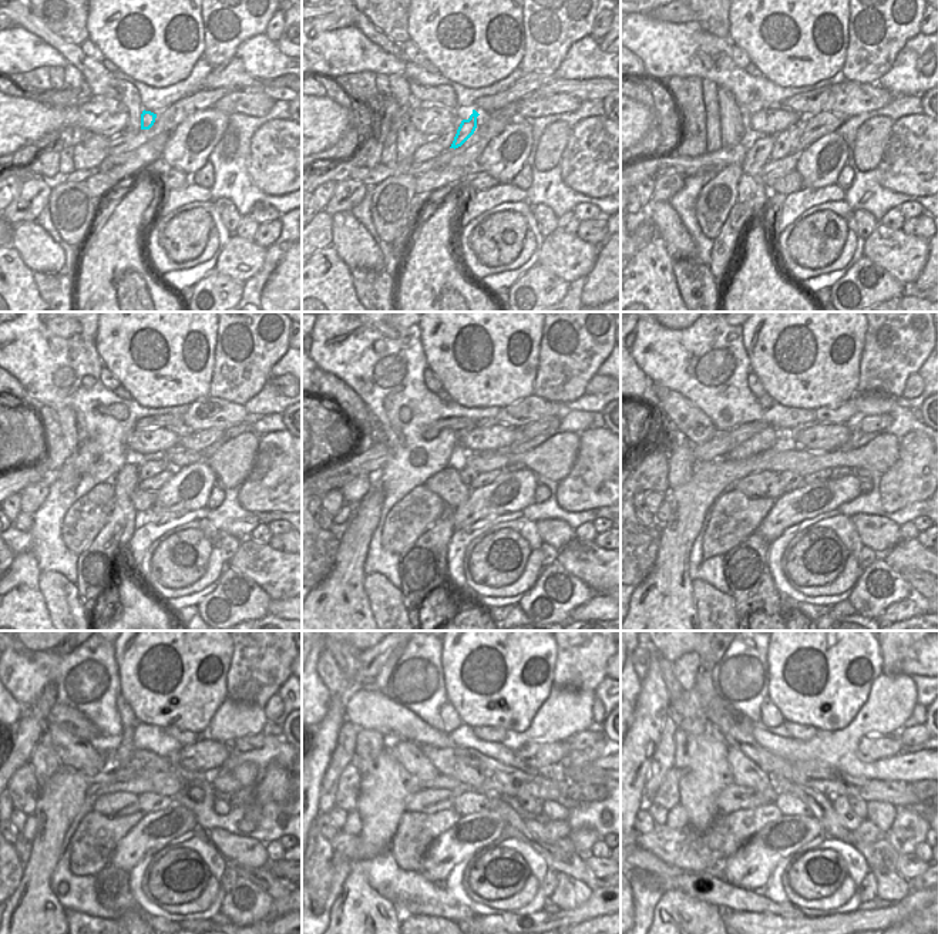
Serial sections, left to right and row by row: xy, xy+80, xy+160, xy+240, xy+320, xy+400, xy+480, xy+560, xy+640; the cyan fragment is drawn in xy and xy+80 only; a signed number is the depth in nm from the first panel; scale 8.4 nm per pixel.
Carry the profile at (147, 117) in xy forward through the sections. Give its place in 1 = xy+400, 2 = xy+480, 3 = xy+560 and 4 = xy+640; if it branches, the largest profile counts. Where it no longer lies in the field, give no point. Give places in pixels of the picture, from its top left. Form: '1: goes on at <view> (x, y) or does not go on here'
1: goes on at xy+400 (790, 480)
2: goes on at xy+480 (148, 802)
3: goes on at xy+560 (467, 802)
4: goes on at xy+640 (786, 803)

